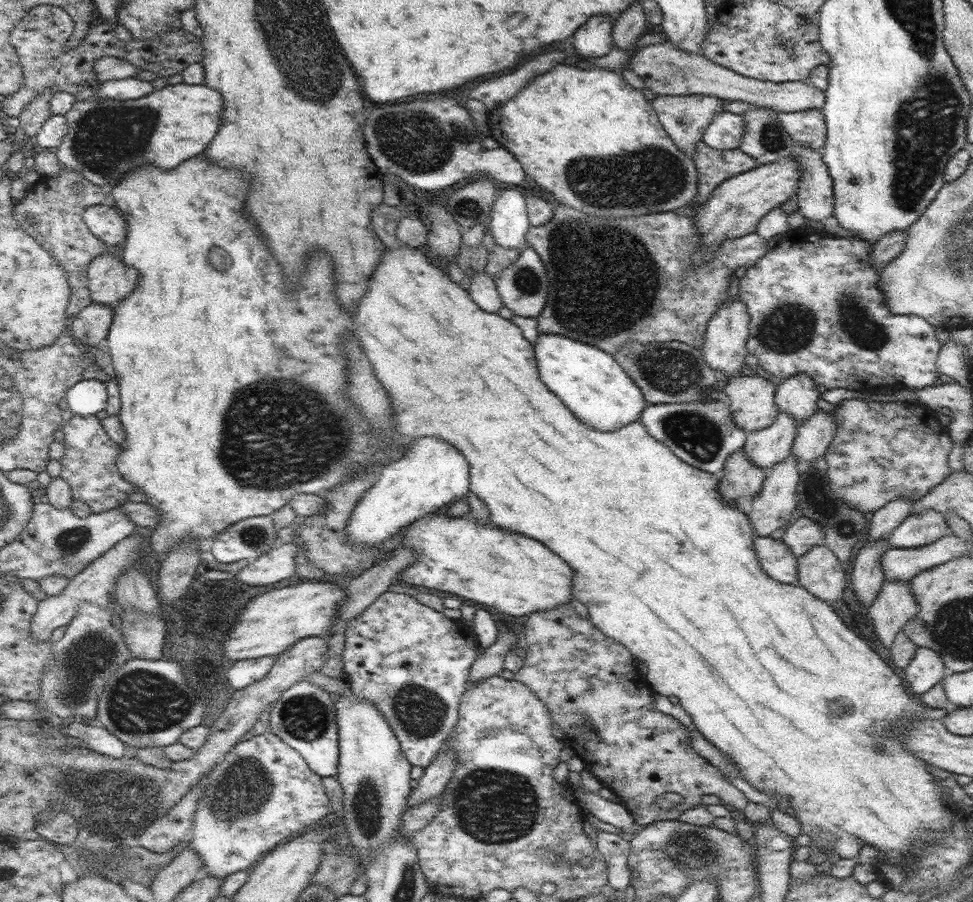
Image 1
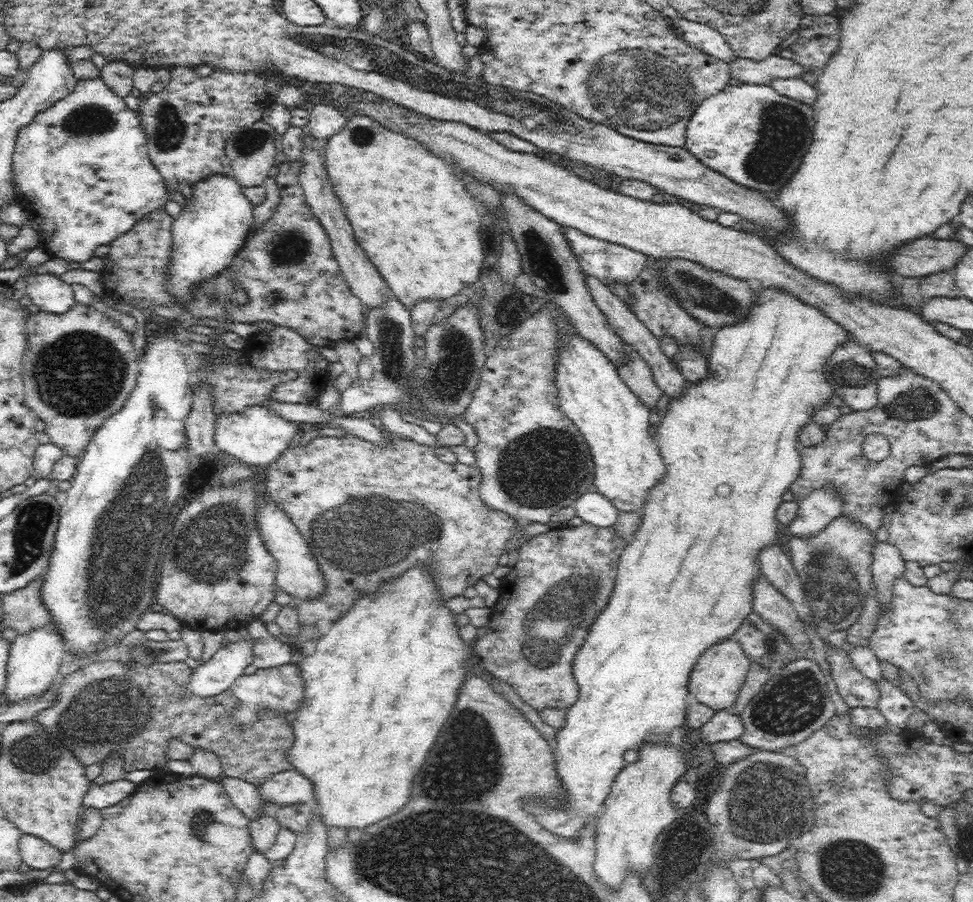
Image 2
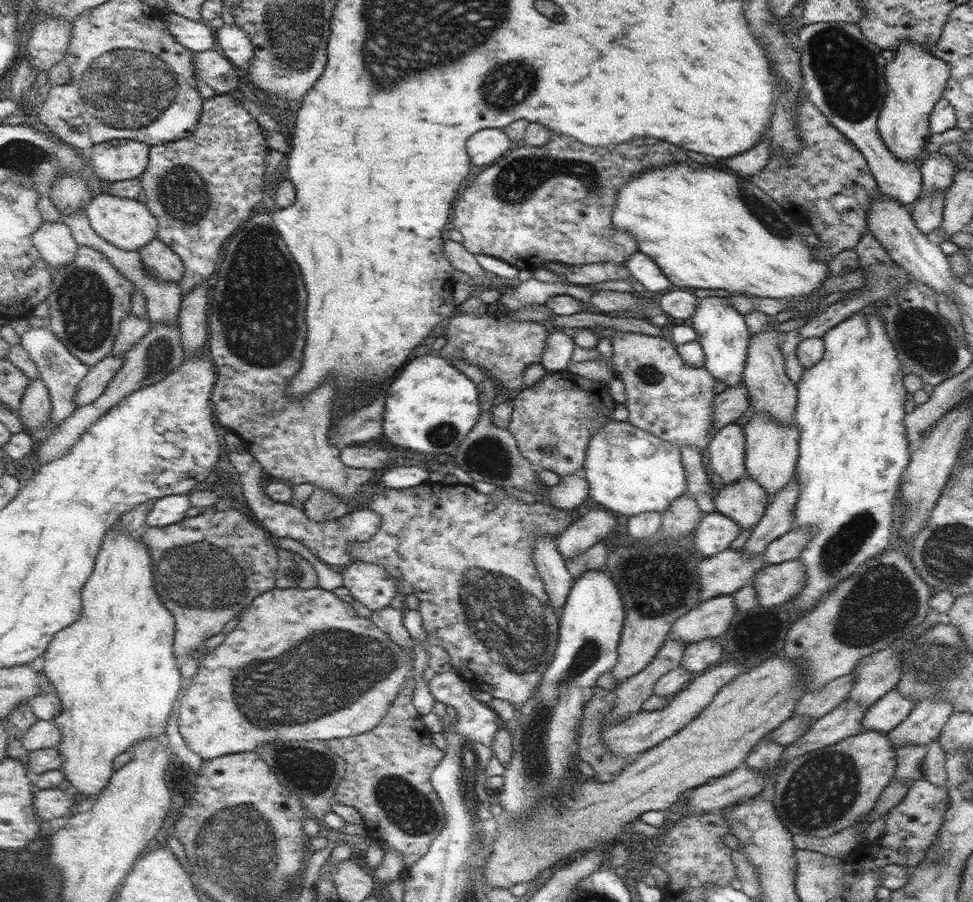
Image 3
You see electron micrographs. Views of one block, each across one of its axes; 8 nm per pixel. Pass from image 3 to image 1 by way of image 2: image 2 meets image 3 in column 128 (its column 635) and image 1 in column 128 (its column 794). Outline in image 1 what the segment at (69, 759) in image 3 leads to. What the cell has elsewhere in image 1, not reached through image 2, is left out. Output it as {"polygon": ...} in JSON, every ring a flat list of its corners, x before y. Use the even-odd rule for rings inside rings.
{"polygon":[[196,156,196,160,188,160,186,164,176,166,176,170,142,166,118,181,117,185,112,187,111,193,115,206,124,215,128,229,126,247,122,252,124,264,142,272,138,280,138,288,142,290,135,288,112,308,113,319,107,336,108,351,116,371,115,380,118,382,121,398,118,416,125,430,123,451,118,455,116,466,126,480,147,496,145,503,154,505,154,508,161,512,161,522,155,526,147,542,154,553,168,553,186,539,202,542,207,547,218,533,243,518,272,515,284,505,288,505,289,500,297,494,325,495,329,490,344,484,354,472,362,468,380,464,376,466,376,471,379,471,383,465,402,455,402,450,408,448,408,444,416,438,440,438,456,446,466,456,470,464,471,488,474,494,486,503,491,522,502,530,523,534,541,542,568,562,576,574,572,583,572,598,588,607,590,624,596,630,604,632,606,637,614,638,632,654,638,664,644,664,648,668,644,678,651,689,667,697,675,696,678,704,691,717,696,730,736,763,742,778,781,803,787,800,783,805,794,808,802,834,810,836,818,848,830,847,842,859,848,859,858,858,862,846,868,844,882,854,884,865,905,868,908,878,911,877,908,869,910,860,906,858,910,842,922,842,922,836,926,834,938,838,952,826,952,818,956,818,956,812,952,810,957,810,957,807,950,799,950,794,944,796,945,787,934,784,934,779,939,778,928,772,927,762,916,758,893,734,894,728,904,720,906,724,918,722,922,718,943,720,949,712,934,710,913,695,894,670,866,644,866,640,862,640,842,622,826,601,812,596,798,583,777,582,768,576,757,558,753,543,756,534,749,516,738,508,736,503,729,504,725,501,718,488,718,477,686,464,663,442,656,440,641,420,610,432,597,431,576,420,574,413,566,408,564,402,558,400,540,379,533,344,526,340,521,328,511,319,482,310,469,291,461,283,453,282,448,277,448,272,434,266,422,249,402,244,397,249,386,248,378,268,370,278,370,286,362,296,362,304,358,304,356,314,350,316,334,294,336,284,332,258,322,250,310,254,306,268,300,274,298,292,290,294,286,290,280,264,276,262,276,258,272,258,264,234,256,230,256,224,248,218,244,210,244,198,248,194,246,174,238,170,218,168,216,164],[346,334,354,334,358,338,360,348,372,362,380,384,390,394,396,442,392,442,390,438,382,440,374,436,372,428,368,426,368,420,348,398,348,360,342,352],[836,700,848,700,854,704,834,704]]}

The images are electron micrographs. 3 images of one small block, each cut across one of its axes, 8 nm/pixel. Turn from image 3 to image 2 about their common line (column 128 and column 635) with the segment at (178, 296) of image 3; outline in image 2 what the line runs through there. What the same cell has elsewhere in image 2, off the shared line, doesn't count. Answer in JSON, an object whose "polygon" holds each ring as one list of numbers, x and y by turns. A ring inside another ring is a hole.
{"polygon":[[564,226,566,239,569,241,572,253,576,255,580,267,590,276,595,276,605,285,608,282,628,285,638,278,638,274,646,267,648,256,642,252,636,252,631,248,624,247,612,242,607,242,594,236,584,234,577,228]]}

